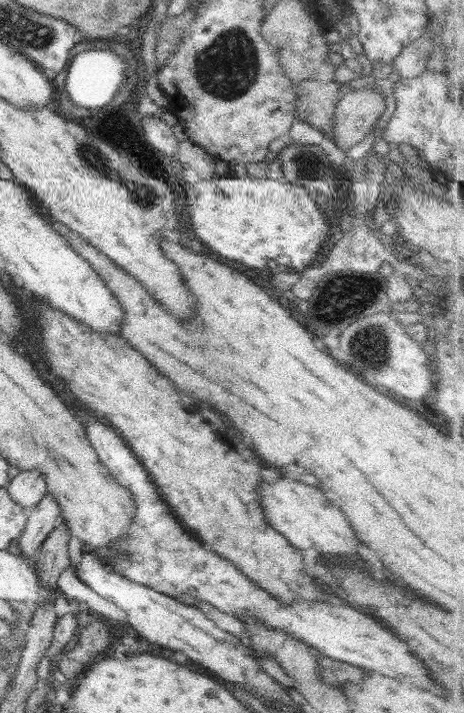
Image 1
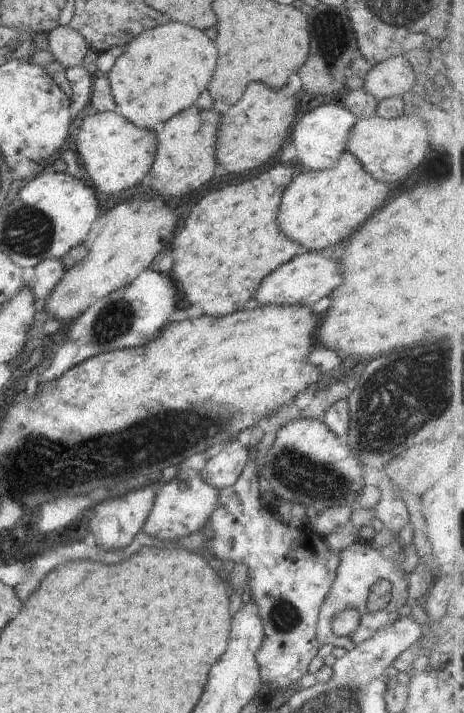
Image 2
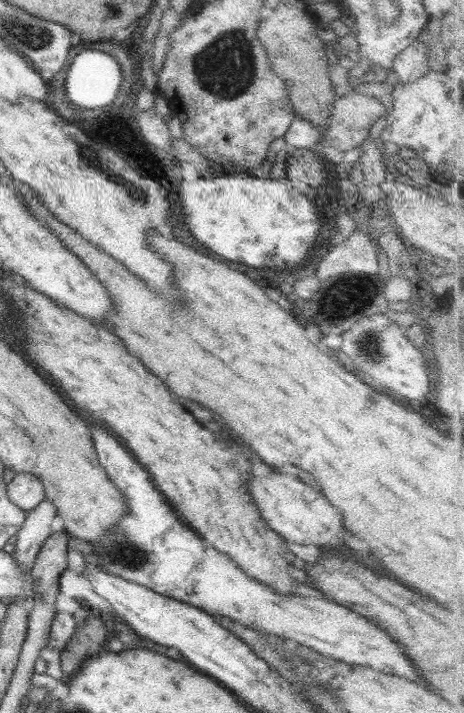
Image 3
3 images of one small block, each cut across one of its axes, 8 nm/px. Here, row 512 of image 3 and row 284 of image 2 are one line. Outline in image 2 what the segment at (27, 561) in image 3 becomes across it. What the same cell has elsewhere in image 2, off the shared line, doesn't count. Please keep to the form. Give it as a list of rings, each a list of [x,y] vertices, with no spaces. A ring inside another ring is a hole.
[[[44,259],[34,267],[34,275],[27,286],[38,306],[44,304],[44,300],[54,290],[65,272],[61,259]]]

